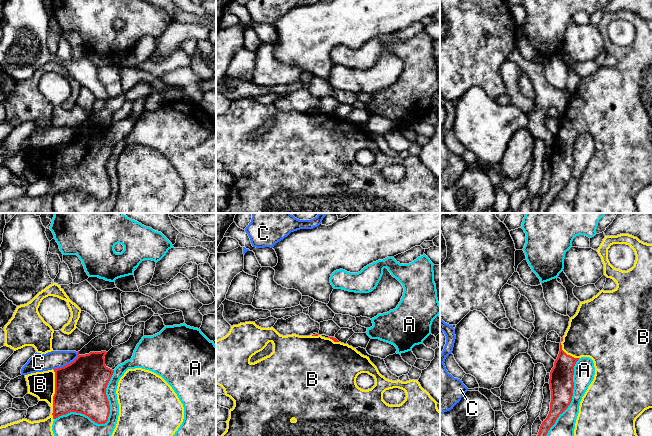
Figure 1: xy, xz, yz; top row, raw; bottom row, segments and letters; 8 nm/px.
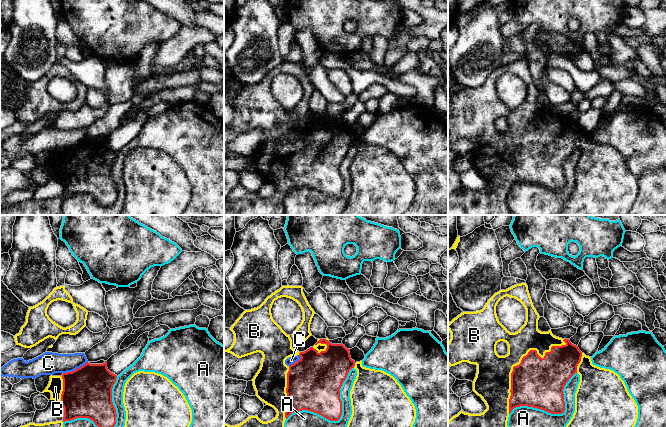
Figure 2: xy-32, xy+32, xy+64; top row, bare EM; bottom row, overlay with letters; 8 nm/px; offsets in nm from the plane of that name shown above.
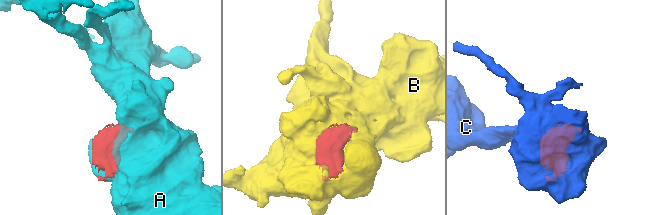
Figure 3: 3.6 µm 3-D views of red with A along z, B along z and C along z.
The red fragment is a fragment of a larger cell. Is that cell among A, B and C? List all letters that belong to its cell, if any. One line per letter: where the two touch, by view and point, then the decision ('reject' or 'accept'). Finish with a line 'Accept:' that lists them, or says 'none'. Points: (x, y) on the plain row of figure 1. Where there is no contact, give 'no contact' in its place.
A: xy (105, 198) | reject
B: xy (54, 171) | accept
C: xy (66, 141) | reject
Accept: B

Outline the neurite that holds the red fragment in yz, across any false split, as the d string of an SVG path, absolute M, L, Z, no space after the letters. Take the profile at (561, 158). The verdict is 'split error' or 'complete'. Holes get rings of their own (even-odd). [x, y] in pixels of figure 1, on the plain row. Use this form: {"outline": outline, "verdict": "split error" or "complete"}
{"outline": "M629 10L605 12L597 28L604 40L604 51L613 55L617 63L612 67L601 66L592 75L580 78L576 90L570 94L565 111L561 114L558 133L550 148L550 187L537 213L546 213L559 191L570 181L574 165L574 142L581 133L593 136L595 151L580 178L573 213L638 213L635 197L645 186L652 184L652 20L644 19ZM613 20L626 20L634 26L636 36L631 45L622 47L610 40L608 25Z", "verdict": "split error"}

